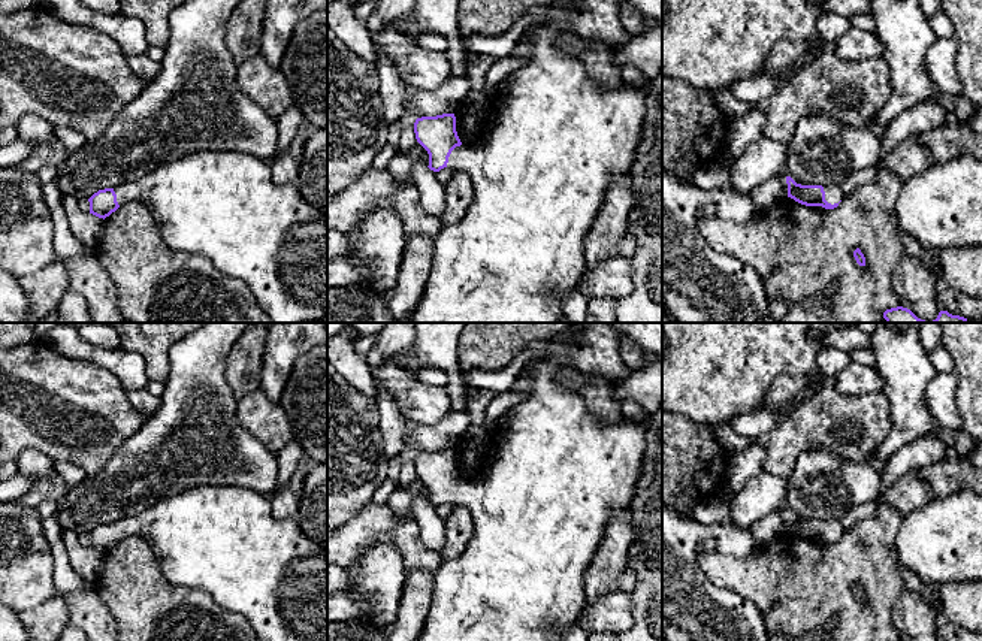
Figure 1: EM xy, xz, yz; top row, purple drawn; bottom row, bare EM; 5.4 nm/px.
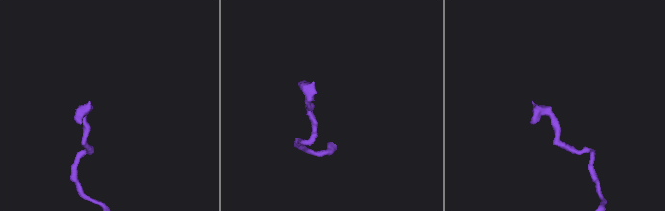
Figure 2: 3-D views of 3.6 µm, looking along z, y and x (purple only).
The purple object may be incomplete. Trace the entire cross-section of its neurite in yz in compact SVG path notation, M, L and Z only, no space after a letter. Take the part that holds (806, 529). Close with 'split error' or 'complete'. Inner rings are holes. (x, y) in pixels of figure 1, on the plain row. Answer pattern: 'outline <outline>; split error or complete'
outline M786 511L788 532L806 541L822 541L834 544L843 532L840 520L801 520L791 511Z; split error

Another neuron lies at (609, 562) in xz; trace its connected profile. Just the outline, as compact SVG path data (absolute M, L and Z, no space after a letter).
M614 510L604 541L586 571L584 596L587 602L619 589L619 578L626 569L626 556L632 541L629 510Z

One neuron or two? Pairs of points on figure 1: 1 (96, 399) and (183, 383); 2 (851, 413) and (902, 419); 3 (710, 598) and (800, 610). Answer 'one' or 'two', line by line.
1: two
2: two
3: two

